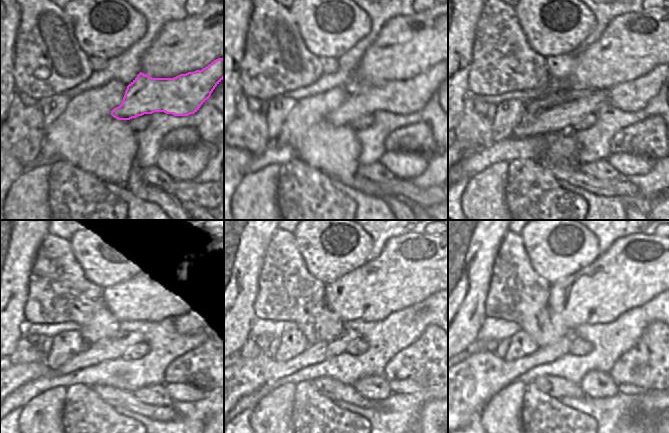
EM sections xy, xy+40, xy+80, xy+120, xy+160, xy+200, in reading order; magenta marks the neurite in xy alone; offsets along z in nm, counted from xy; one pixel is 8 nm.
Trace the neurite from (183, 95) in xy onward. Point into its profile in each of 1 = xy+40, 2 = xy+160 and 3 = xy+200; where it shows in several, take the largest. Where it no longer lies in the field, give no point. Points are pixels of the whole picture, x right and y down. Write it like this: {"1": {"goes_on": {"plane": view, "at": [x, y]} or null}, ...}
{"1": {"goes_on": {"plane": "xy+40", "at": [408, 96]}}, "2": {"goes_on": {"plane": "xy+160", "at": [244, 377]}}, "3": {"goes_on": {"plane": "xy+200", "at": [469, 385]}}}

